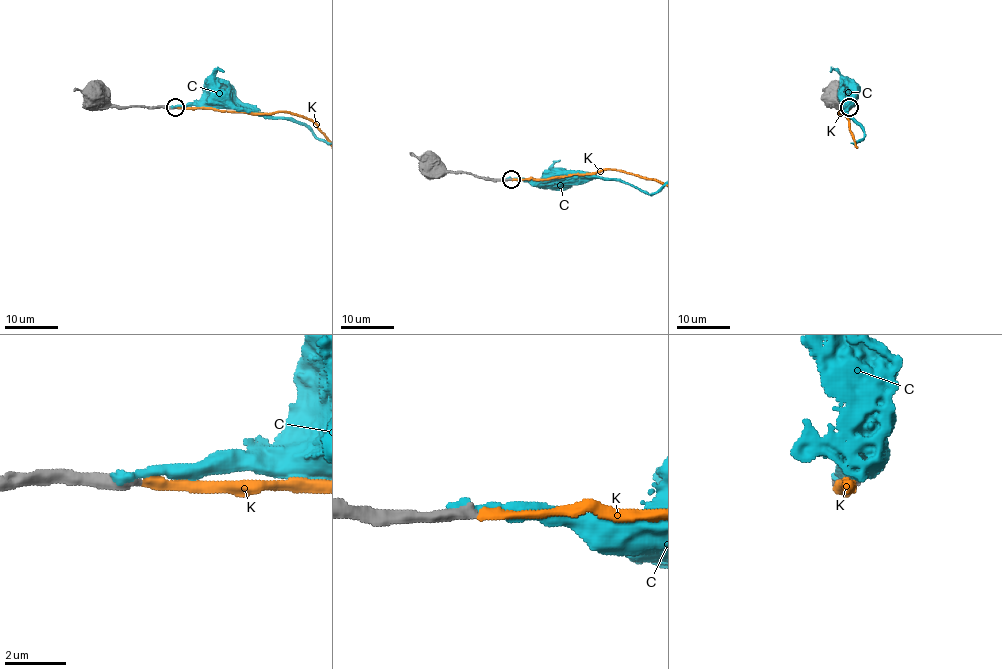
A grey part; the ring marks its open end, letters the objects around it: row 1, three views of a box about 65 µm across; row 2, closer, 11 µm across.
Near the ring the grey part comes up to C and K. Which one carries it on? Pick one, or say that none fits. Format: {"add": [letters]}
{"add": ["K"]}

